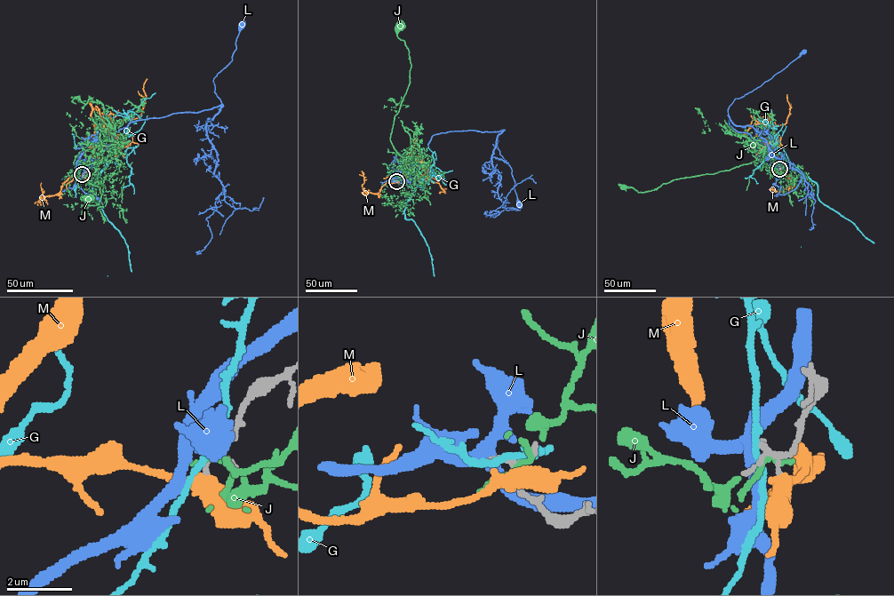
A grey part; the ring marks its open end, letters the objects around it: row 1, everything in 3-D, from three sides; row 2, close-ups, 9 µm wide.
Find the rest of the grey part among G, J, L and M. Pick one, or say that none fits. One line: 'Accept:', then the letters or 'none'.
Accept: none

